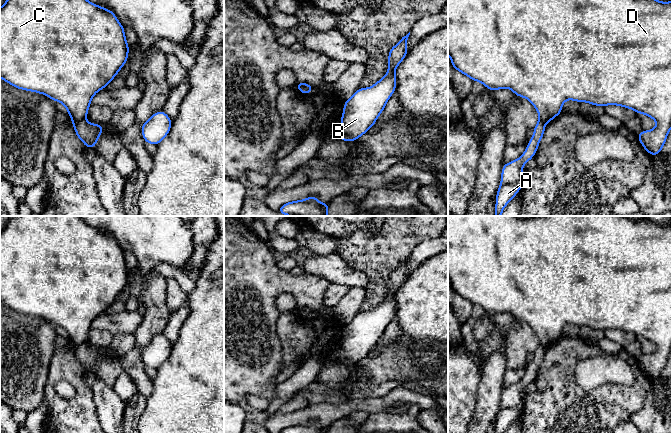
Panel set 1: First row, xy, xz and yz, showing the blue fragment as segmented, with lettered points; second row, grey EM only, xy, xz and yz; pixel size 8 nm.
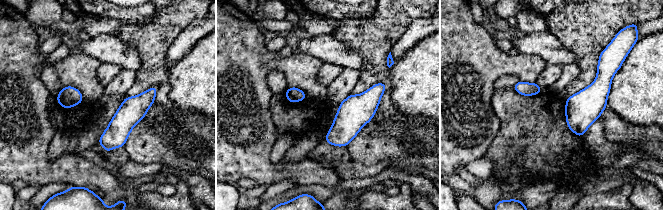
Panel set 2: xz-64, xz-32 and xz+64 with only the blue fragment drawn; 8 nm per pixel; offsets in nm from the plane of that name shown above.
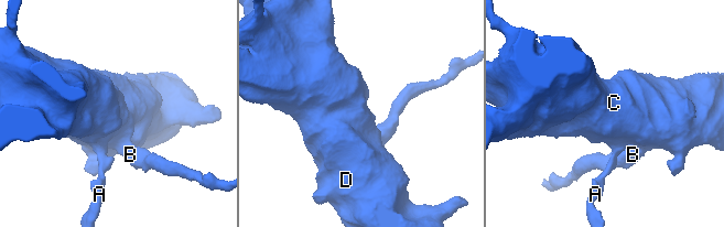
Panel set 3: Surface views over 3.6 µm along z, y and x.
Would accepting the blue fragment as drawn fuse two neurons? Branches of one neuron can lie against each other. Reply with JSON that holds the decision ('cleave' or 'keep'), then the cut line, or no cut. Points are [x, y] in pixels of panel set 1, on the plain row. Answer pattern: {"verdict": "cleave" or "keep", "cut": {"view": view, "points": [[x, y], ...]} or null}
{"verdict": "cleave", "cut": {"view": "xy", "points": [[84, 342], [72, 345]]}}

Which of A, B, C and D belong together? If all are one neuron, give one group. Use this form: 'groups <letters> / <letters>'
groups A / B C D

